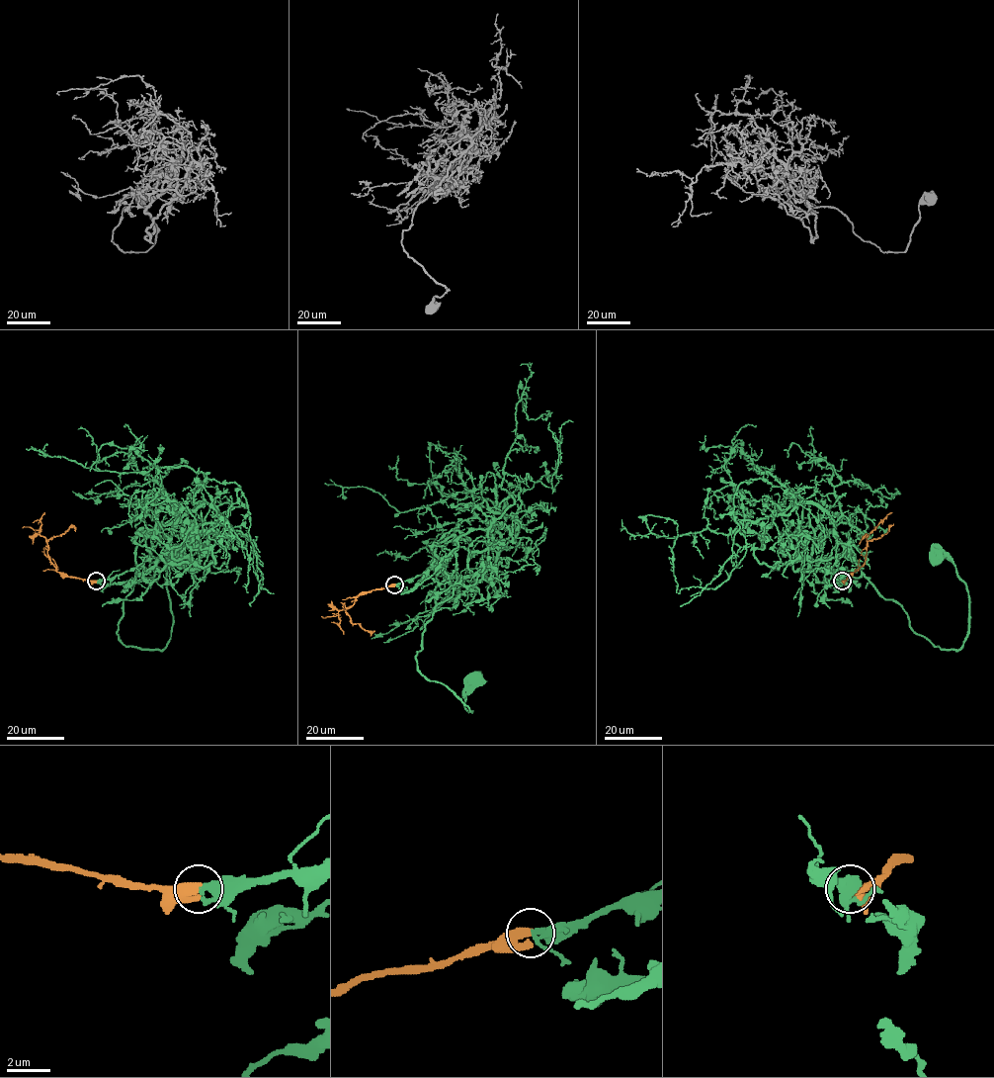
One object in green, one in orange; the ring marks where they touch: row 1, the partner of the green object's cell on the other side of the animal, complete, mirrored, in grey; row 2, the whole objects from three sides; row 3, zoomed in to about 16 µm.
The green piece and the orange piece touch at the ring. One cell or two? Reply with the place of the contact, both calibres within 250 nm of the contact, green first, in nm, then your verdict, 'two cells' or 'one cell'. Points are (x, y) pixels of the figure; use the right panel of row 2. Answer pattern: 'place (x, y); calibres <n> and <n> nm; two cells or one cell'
place (842, 581); calibres 320 and 500 nm; one cell

